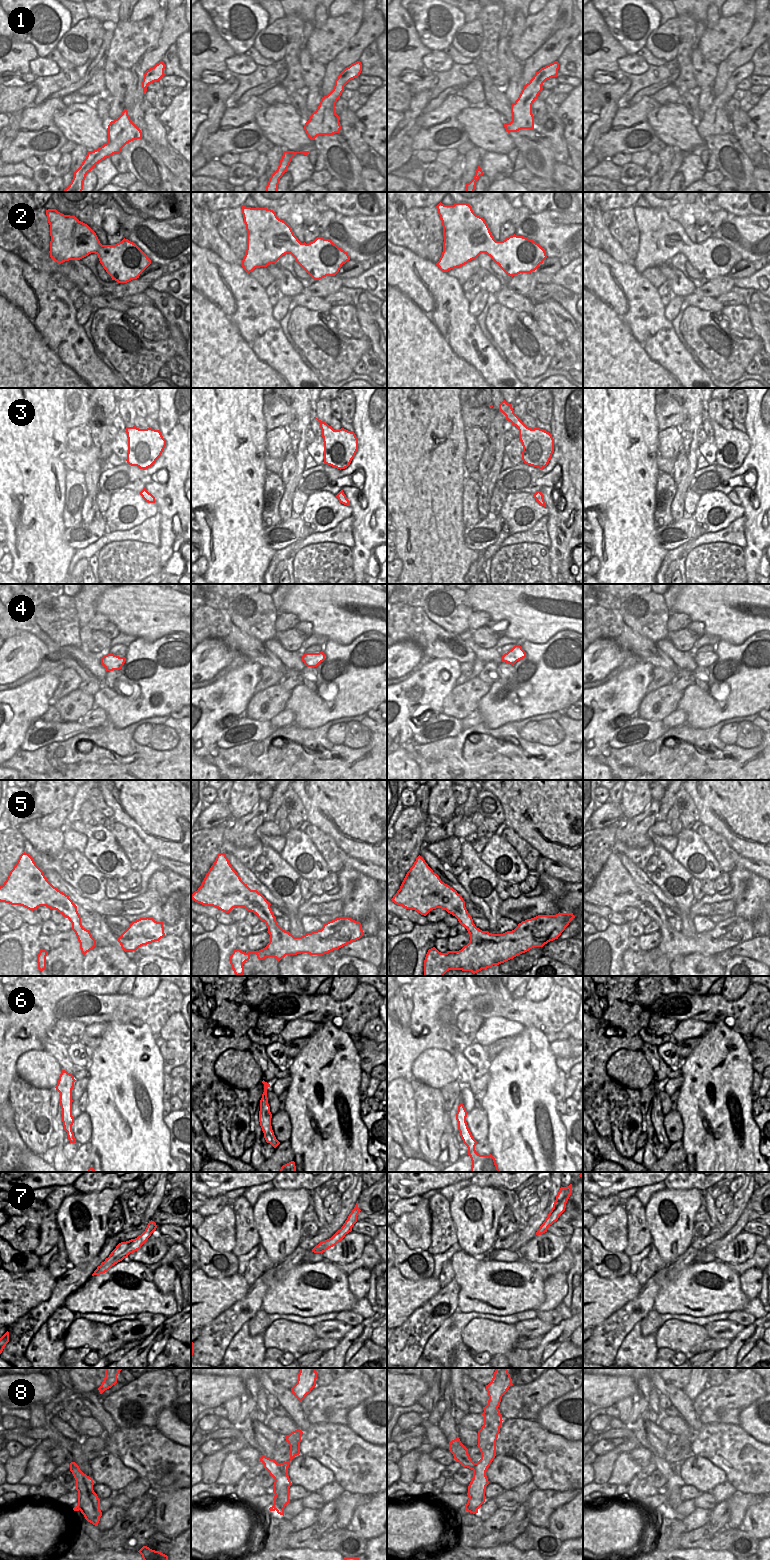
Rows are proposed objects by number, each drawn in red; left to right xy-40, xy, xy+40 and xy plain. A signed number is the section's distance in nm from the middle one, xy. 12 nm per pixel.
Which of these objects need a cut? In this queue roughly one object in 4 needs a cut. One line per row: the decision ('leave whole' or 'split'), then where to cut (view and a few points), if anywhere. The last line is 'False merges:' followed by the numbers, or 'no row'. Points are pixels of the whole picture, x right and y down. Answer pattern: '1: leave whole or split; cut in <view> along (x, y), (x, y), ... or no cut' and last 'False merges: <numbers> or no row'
1: leave whole; no cut
2: leave whole; no cut
3: leave whole; no cut
4: leave whole; no cut
5: leave whole; no cut
6: leave whole; no cut
7: leave whole; no cut
8: split; cut in xy+40 along (485, 1484), (478, 1487), (478, 1492), (473, 1501), (478, 1508)
False merges: 8

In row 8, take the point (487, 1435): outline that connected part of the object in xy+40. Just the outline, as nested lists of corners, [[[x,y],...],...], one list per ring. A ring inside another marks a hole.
[[[496,1368],[491,1382],[486,1385],[489,1400],[483,1407],[484,1424],[478,1431],[478,1448],[481,1452],[481,1459],[476,1463],[473,1470],[473,1478],[468,1486],[468,1502],[465,1510],[470,1513],[478,1513],[477,1506],[473,1503],[478,1487],[489,1484],[486,1471],[496,1456],[496,1440],[502,1424],[502,1415],[498,1409],[502,1396],[512,1386],[512,1379],[507,1368]]]

